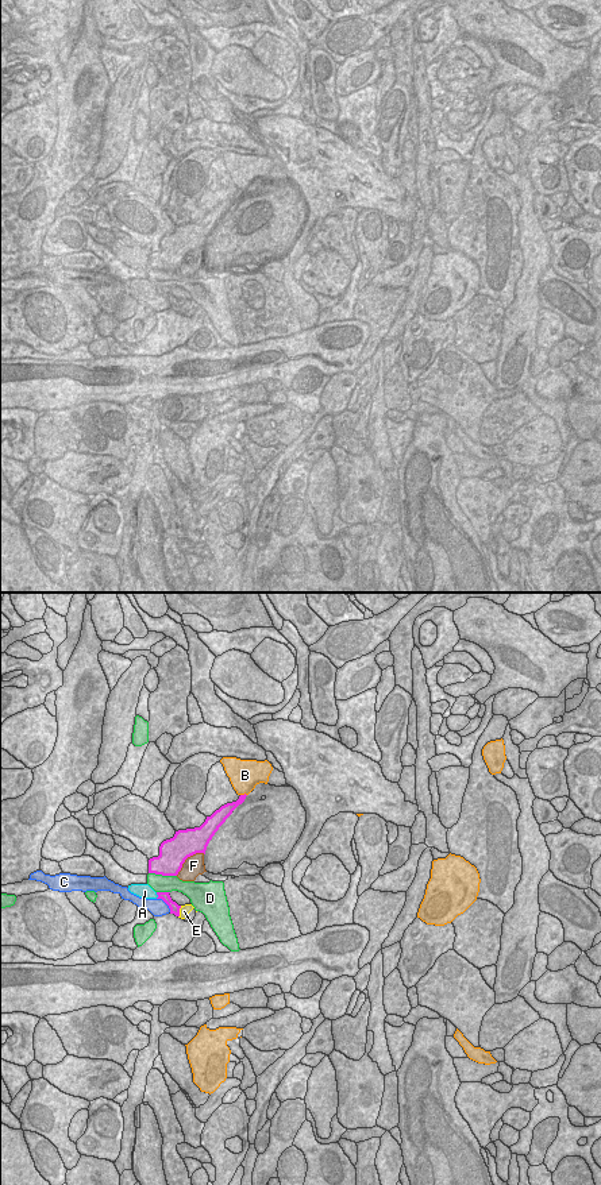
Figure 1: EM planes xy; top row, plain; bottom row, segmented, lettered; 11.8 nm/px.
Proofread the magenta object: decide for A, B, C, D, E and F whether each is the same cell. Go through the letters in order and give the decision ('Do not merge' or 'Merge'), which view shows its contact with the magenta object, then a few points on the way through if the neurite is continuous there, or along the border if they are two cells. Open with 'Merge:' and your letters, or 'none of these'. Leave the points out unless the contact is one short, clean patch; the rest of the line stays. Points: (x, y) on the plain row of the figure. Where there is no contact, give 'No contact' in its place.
Merge: none of these
A: Do not merge. Touches magenta in xy
B: Do not merge. Touches magenta in xy
C: Do not merge. Touches magenta in xy. Boundary: xy (157, 293), (170, 307)
D: Do not merge. Touches magenta in xy
E: Do not merge. Touches magenta in xy
F: Do not merge. Touches magenta in xy.

